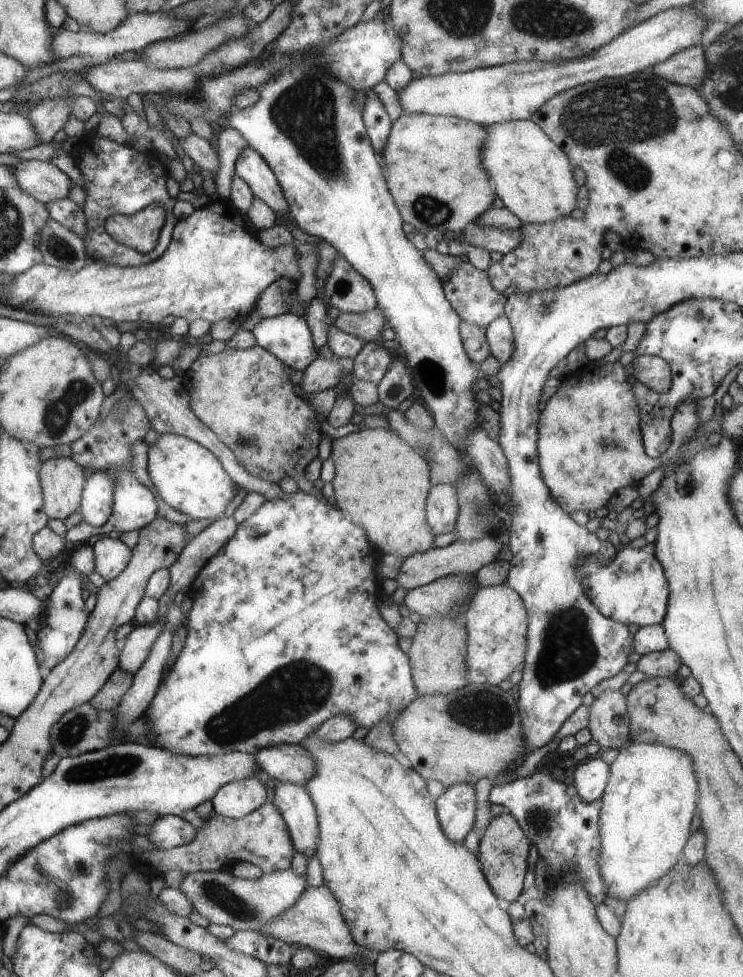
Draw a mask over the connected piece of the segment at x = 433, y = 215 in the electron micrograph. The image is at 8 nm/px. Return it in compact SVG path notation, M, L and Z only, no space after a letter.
M402 113L391 124L390 136L379 155L380 164L386 168L388 190L400 209L403 223L416 228L416 232L436 232L440 236L451 236L467 228L469 223L483 216L496 200L496 193L490 184L490 176L482 166L482 146L486 140L486 128L454 116L434 116Z

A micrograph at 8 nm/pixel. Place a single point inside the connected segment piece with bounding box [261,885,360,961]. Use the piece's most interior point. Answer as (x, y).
(316, 922)

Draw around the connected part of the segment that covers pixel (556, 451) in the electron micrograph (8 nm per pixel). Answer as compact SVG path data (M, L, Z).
M620 360L608 362L599 368L588 366L580 371L580 376L574 374L568 377L562 381L556 394L546 401L546 406L539 417L538 429L539 468L542 470L543 480L551 490L554 501L567 513L594 512L594 510L604 508L606 502L620 488L638 487L640 480L646 474L650 474L654 468L657 470L662 464L676 456L680 448L701 425L698 417L699 398L691 395L687 401L680 402L676 410L673 410L670 447L662 456L652 458L646 454L644 444L642 444L640 408L632 392L631 380Z

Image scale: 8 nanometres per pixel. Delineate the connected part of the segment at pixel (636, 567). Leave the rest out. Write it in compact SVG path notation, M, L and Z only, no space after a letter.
M646 544L640 550L624 547L608 566L596 560L584 560L584 566L578 568L578 573L588 596L607 618L639 627L662 625L666 619L670 586L663 565L655 556L654 544Z

